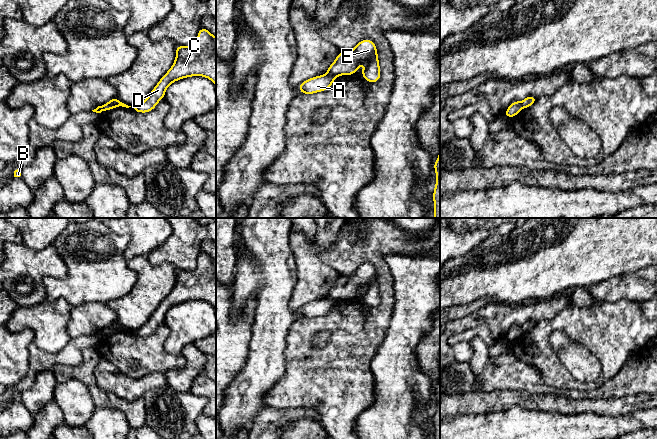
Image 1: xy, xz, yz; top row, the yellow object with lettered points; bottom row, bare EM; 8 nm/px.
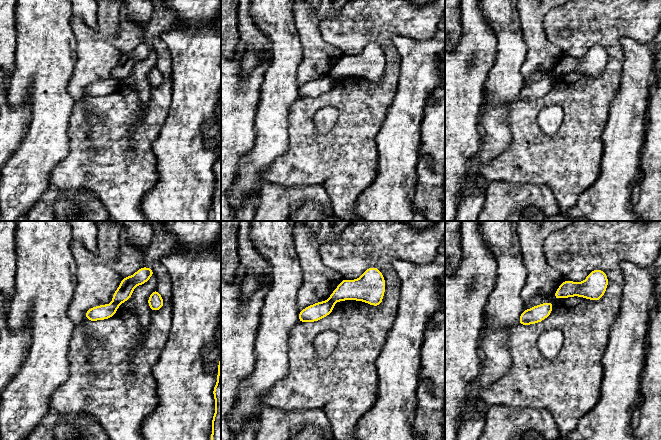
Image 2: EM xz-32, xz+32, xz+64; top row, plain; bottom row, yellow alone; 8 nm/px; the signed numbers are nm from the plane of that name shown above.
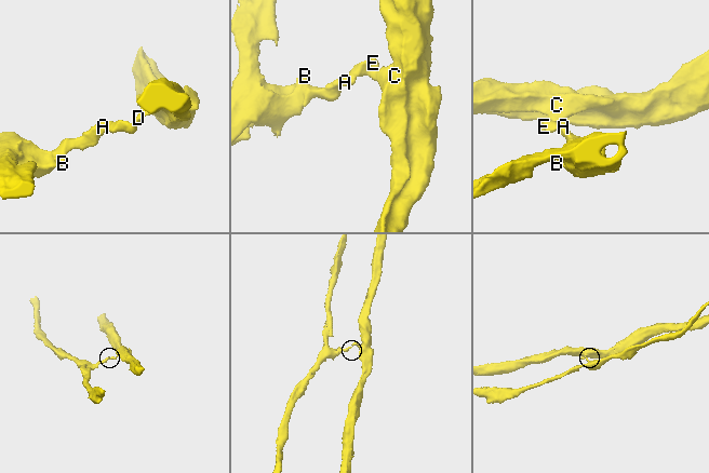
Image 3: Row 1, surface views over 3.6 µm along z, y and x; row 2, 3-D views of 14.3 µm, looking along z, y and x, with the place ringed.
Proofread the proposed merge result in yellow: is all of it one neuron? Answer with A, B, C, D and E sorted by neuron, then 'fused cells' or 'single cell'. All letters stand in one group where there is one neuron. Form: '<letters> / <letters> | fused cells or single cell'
A B / C D E | fused cells

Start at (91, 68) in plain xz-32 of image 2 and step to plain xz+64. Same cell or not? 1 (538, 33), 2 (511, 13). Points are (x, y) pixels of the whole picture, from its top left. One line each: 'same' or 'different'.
1: same
2: different

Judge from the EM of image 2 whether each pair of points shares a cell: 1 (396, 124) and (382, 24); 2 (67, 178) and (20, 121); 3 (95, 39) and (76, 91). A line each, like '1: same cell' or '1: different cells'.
1: different cells
2: different cells
3: same cell

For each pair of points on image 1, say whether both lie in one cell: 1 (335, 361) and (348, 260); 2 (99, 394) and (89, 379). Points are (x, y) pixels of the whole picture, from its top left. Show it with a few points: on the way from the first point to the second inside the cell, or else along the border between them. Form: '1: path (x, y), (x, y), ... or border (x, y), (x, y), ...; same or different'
1: path (364, 330), (385, 308), (385, 278), (379, 266); same
2: border (94, 384), (89, 387); different

